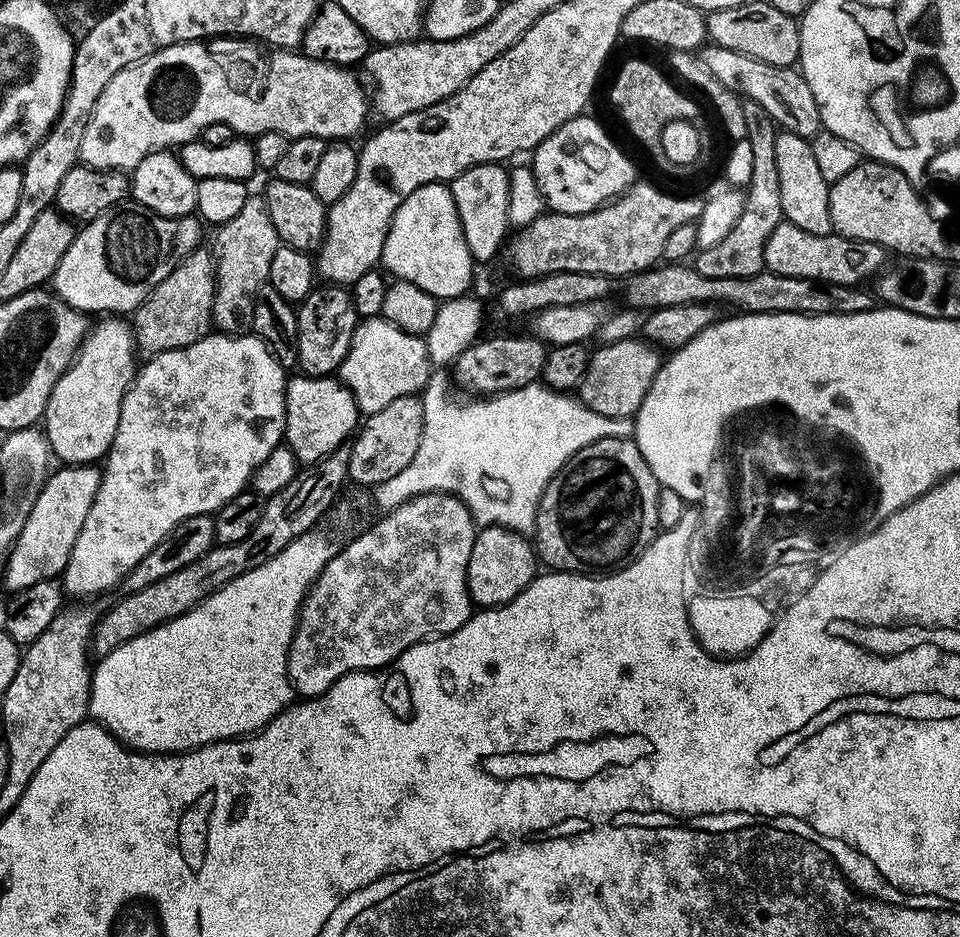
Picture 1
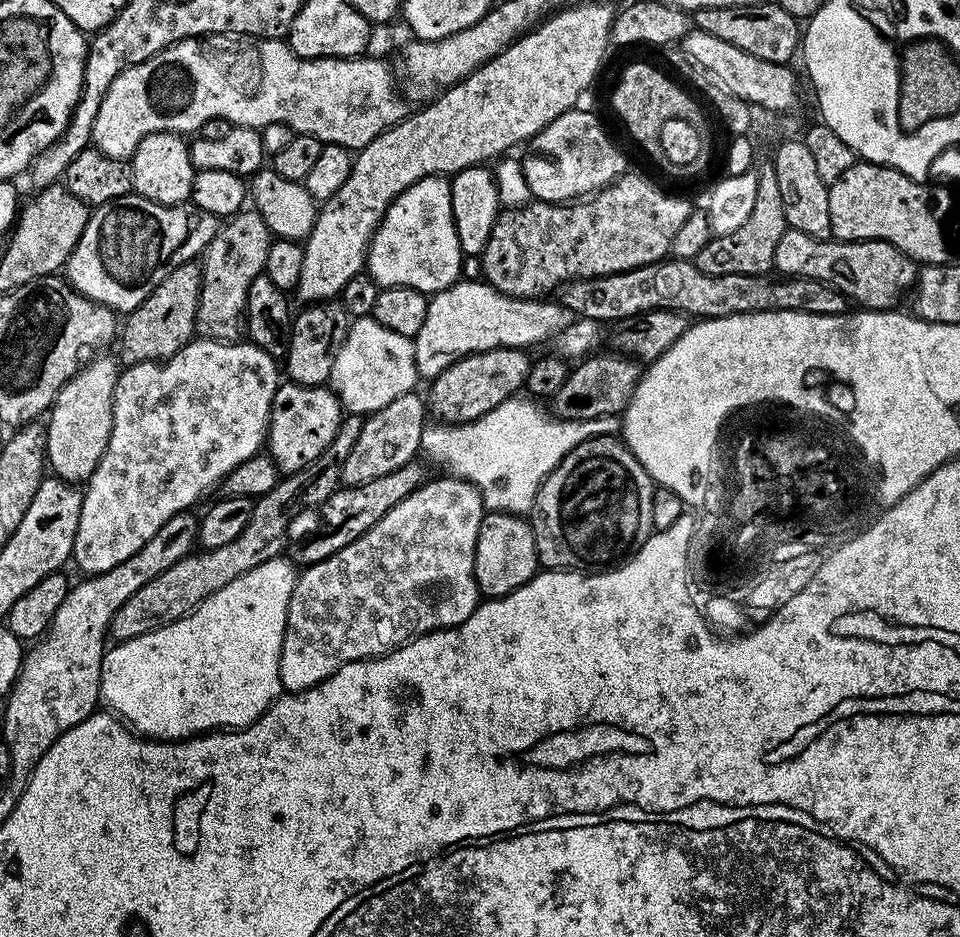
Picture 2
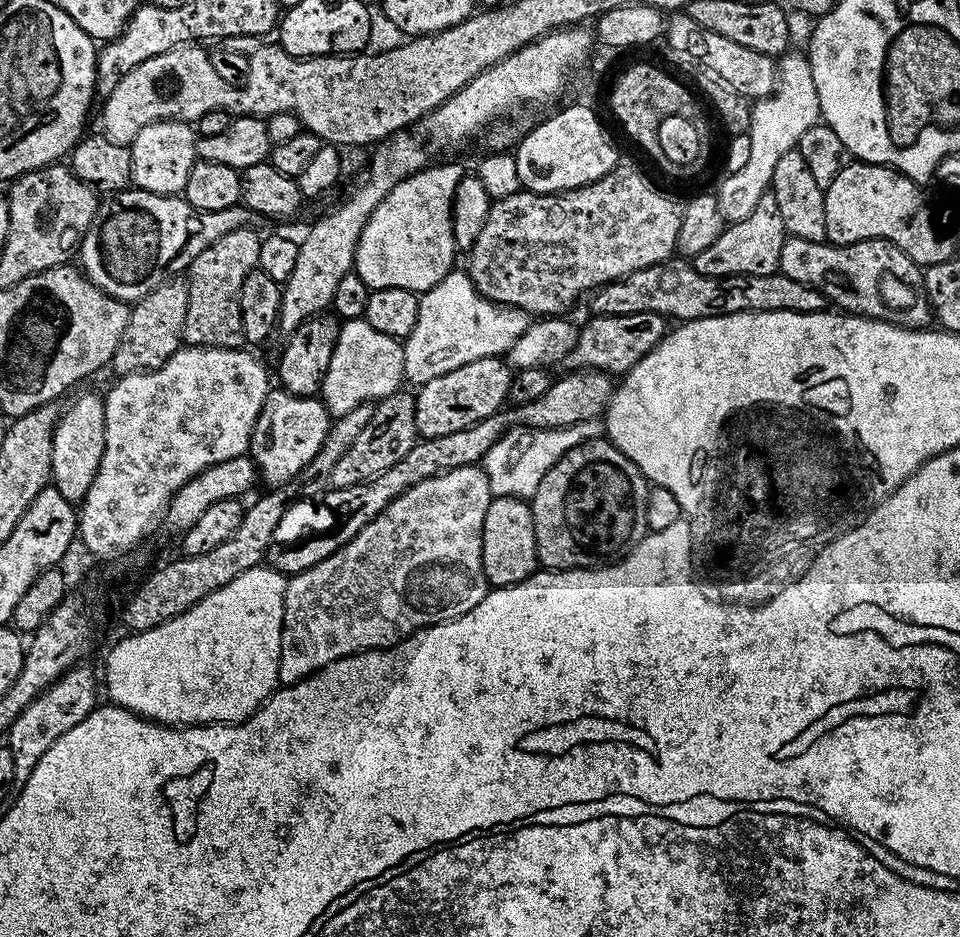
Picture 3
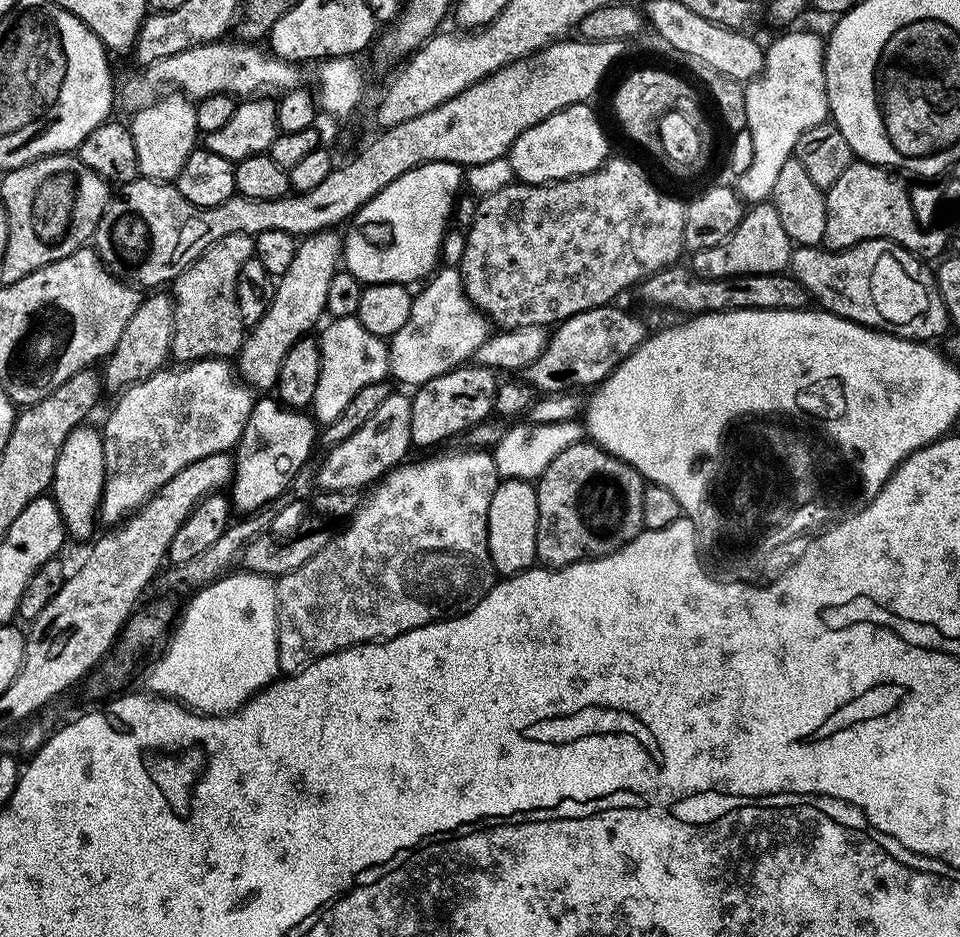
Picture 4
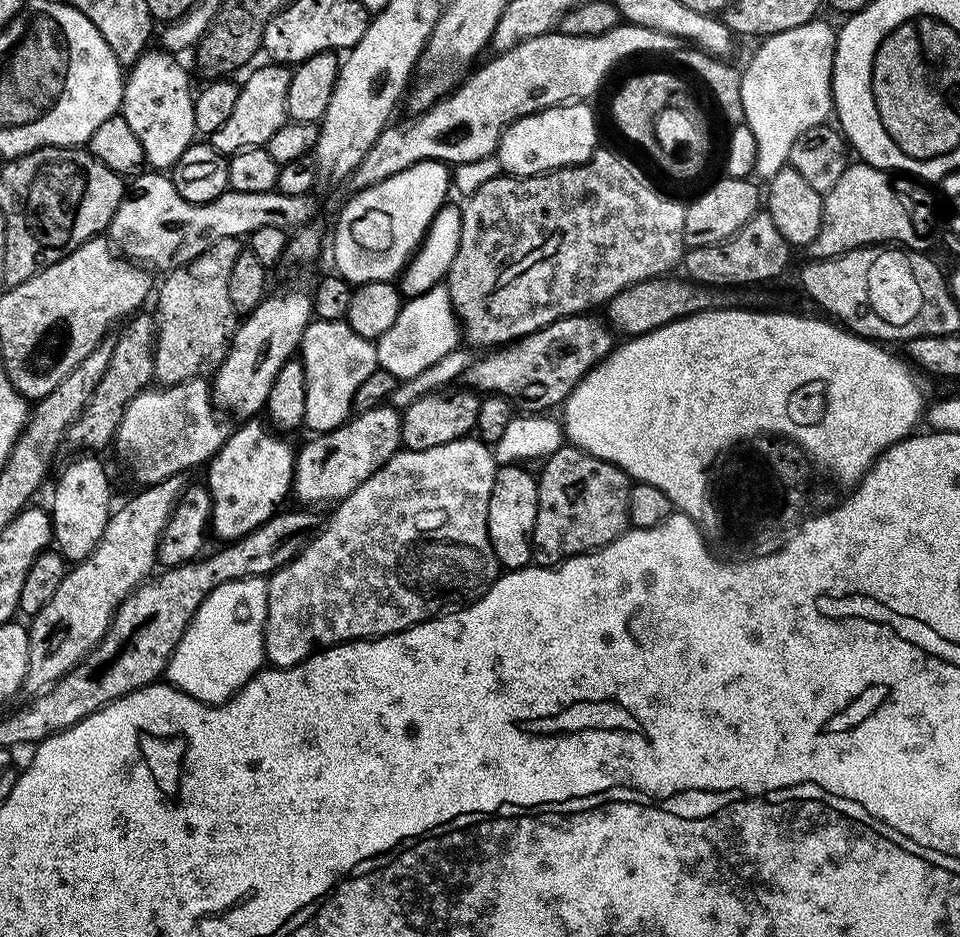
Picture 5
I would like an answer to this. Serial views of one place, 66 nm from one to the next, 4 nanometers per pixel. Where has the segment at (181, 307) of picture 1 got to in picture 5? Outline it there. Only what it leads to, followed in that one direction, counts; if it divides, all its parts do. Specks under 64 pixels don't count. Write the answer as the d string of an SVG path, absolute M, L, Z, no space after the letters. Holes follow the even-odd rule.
M133 315L119 329L120 336L115 337L114 354L110 354L110 366L106 366L106 374L102 374L102 382L98 382L82 414L78 414L75 422L68 427L67 443L72 443L76 448L84 447L85 453L99 453L101 451L99 448L104 448L107 444L109 447L115 441L116 431L122 422L122 414L126 406L153 383L156 321L151 315L144 315Z

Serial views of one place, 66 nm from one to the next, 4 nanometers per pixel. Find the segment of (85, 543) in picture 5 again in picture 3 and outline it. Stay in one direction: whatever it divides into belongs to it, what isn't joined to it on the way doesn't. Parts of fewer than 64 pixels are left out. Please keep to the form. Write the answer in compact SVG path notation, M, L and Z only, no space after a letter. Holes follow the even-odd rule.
M98 391L84 392L69 408L65 407L60 414L60 421L54 430L54 454L52 455L51 483L67 500L83 501L90 490L90 482L94 482L96 471L102 458L102 450L106 446L106 414L104 413L104 398Z

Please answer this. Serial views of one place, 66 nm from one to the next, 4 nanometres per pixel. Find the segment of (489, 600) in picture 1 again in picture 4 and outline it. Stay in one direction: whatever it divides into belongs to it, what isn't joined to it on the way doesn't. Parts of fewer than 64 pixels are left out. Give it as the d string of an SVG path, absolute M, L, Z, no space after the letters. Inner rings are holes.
M501 479L494 490L494 498L490 498L488 511L488 549L493 569L504 578L526 572L537 563L536 550L539 546L535 483L531 480Z

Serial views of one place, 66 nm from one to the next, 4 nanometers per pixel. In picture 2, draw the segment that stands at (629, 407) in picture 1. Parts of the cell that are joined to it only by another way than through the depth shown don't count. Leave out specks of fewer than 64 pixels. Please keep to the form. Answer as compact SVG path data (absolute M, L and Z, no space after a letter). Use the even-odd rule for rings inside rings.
M611 350L604 351L584 356L569 371L566 382L558 392L550 397L551 411L559 419L601 420L604 416L623 413L634 394L636 383L641 378L642 368L637 361L627 356L621 356Z

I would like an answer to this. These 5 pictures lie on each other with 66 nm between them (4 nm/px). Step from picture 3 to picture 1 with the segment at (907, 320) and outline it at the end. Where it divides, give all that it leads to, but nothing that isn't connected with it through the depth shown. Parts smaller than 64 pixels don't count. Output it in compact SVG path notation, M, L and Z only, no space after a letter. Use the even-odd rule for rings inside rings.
M787 222L779 224L774 230L774 234L770 234L770 242L766 242L766 254L764 255L764 267L769 272L774 274L786 274L787 276L801 276L802 278L810 278L811 280L821 280L827 284L846 284L849 286L860 286L865 282L863 280L871 281L885 267L884 256L886 257L886 249L880 244L874 242L862 242L861 240L851 240L845 236L830 235L830 236L815 236L814 234L806 234L806 230L798 230L798 226L789 224Z

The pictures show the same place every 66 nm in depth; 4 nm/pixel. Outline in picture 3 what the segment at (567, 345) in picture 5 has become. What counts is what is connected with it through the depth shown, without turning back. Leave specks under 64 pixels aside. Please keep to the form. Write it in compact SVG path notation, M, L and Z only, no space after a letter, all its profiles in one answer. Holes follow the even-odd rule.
M653 312L589 315L587 319L585 324L579 325L577 341L566 359L567 367L572 370L595 368L598 372L609 374L629 372L637 362L646 358L646 354L650 354L650 350L654 350L654 346L658 346L658 342L662 342L662 338L670 330L666 317Z

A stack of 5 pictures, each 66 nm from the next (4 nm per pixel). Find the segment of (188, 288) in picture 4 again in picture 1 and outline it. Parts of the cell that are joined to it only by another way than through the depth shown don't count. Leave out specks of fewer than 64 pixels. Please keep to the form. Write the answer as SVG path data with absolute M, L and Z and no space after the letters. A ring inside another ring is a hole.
M249 195L237 216L230 218L230 222L219 225L215 232L216 237L210 243L212 260L216 263L213 325L224 334L251 333L256 292L267 281L274 250L282 246L278 230L274 230L274 222L270 222L263 195Z

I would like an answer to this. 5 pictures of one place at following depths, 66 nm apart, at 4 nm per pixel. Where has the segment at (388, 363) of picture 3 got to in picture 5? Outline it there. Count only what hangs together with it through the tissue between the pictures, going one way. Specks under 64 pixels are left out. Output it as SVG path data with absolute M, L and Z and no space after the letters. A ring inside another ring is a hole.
M313 319L307 330L304 331L304 337L300 339L298 359L304 363L306 370L306 414L304 415L304 422L309 429L312 427L311 431L316 434L334 430L339 424L349 419L350 413L353 411L352 399L358 386L362 386L362 382L366 382L366 378L370 378L370 374L378 366L375 343L354 334L354 330L350 330L350 326L344 320L326 322L325 320Z

